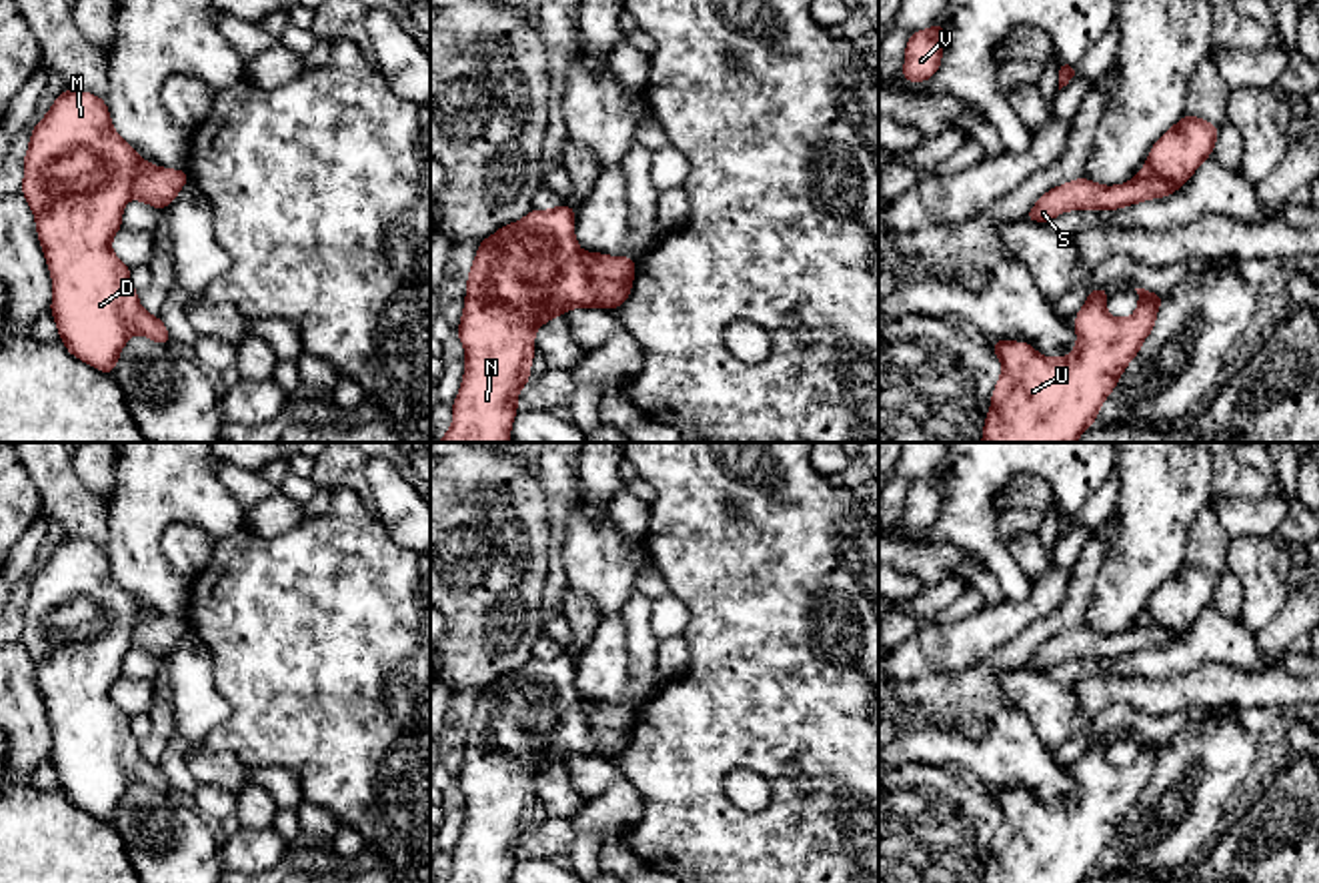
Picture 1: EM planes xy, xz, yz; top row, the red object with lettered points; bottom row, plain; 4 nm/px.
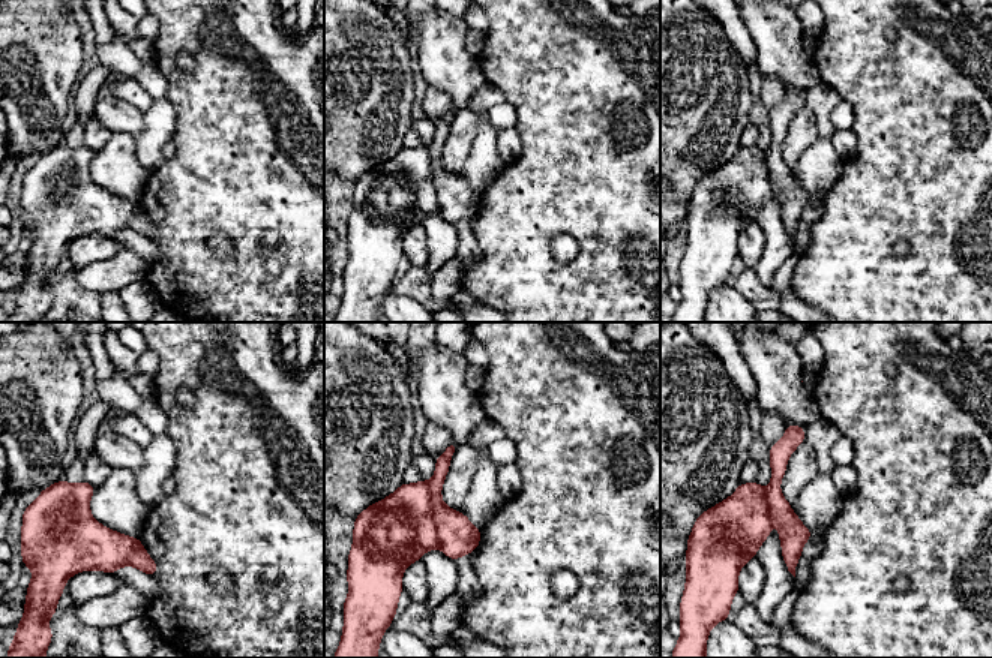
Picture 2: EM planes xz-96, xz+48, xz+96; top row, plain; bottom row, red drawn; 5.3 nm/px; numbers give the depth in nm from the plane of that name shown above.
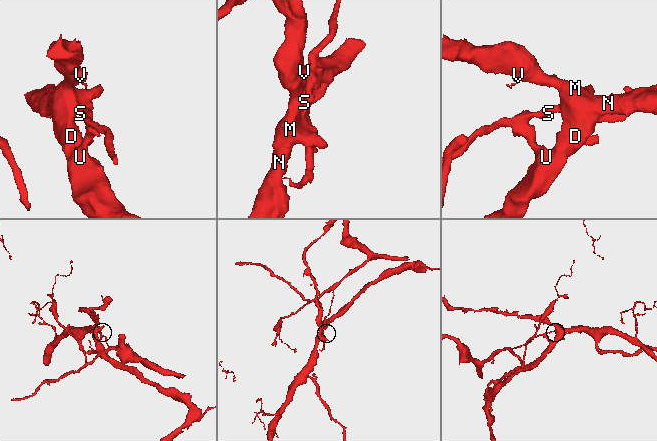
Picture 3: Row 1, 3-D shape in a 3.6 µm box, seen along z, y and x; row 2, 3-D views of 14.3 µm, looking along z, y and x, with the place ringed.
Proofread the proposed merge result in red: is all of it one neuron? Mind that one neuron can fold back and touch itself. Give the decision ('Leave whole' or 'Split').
Split

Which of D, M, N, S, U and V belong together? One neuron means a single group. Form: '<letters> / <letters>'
D M N U V / S

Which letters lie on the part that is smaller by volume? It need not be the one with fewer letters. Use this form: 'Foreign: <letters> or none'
Foreign: S

